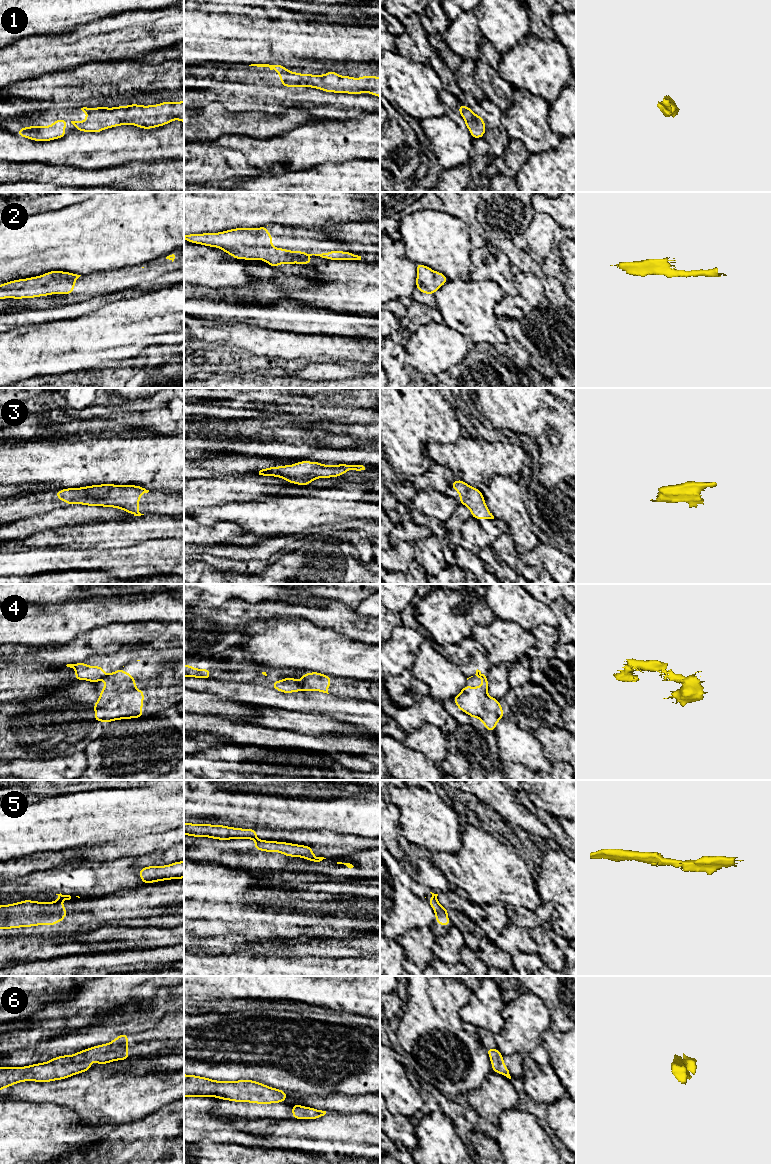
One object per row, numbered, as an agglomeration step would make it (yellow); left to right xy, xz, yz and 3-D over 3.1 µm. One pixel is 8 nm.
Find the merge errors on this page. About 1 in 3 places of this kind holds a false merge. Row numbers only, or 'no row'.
4, 5

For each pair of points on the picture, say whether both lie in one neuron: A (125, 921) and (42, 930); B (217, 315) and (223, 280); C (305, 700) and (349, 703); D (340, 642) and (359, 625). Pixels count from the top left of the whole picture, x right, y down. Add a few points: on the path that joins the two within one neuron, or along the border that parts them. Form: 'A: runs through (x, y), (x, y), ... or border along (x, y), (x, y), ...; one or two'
A: runs through (104, 920), (96, 925), (85, 928), (63, 929); one
B: border along (199, 285), (207, 287), (234, 287); two
C: runs through (316, 702), (338, 703); one
D: border along (325, 627), (335, 629), (369, 645); two

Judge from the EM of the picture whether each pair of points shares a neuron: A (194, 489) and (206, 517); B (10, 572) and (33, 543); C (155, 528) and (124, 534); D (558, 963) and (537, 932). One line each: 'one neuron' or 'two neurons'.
A: two neurons
B: two neurons
C: one neuron
D: one neuron

